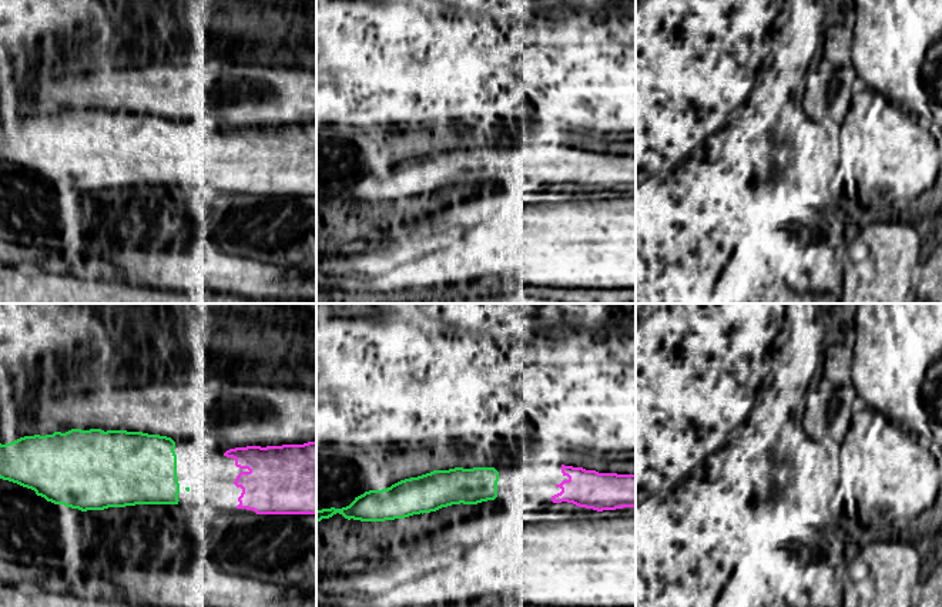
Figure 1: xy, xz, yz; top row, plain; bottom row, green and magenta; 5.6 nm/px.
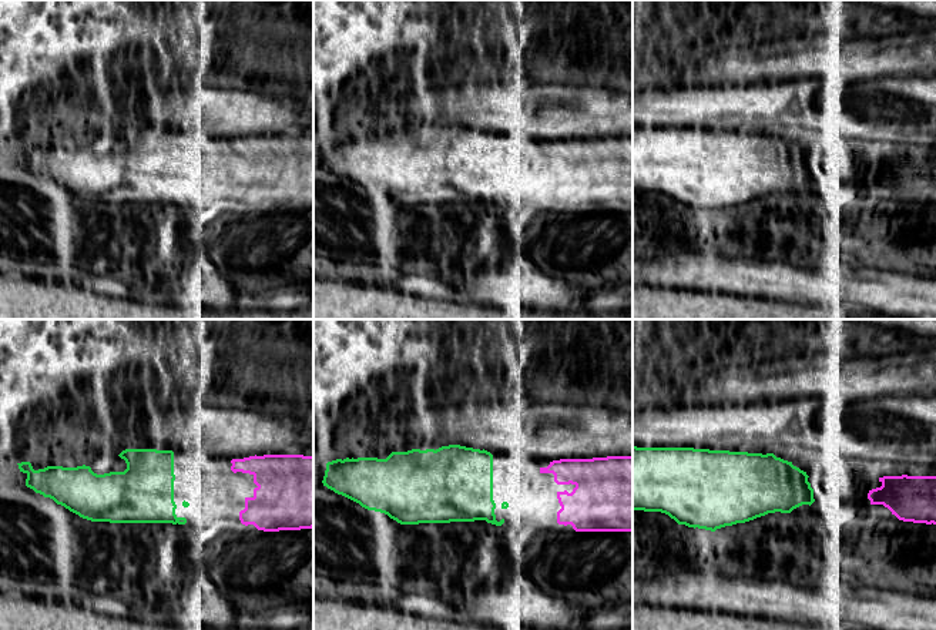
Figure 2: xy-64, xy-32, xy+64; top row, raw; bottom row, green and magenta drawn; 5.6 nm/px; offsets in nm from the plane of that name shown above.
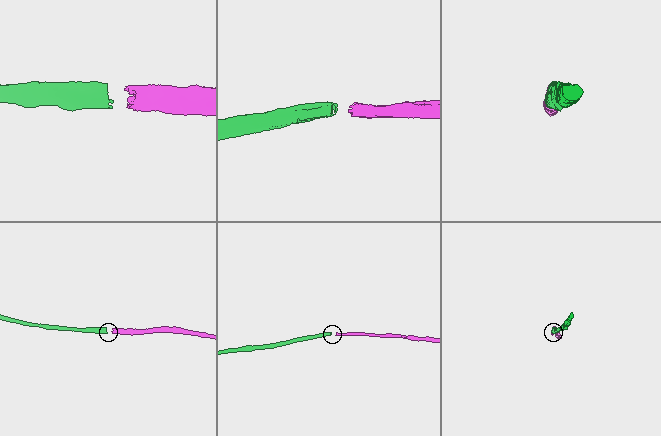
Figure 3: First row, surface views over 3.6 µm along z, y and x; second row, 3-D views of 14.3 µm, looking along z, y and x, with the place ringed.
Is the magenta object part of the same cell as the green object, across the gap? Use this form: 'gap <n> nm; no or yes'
gap 260 nm; yes

